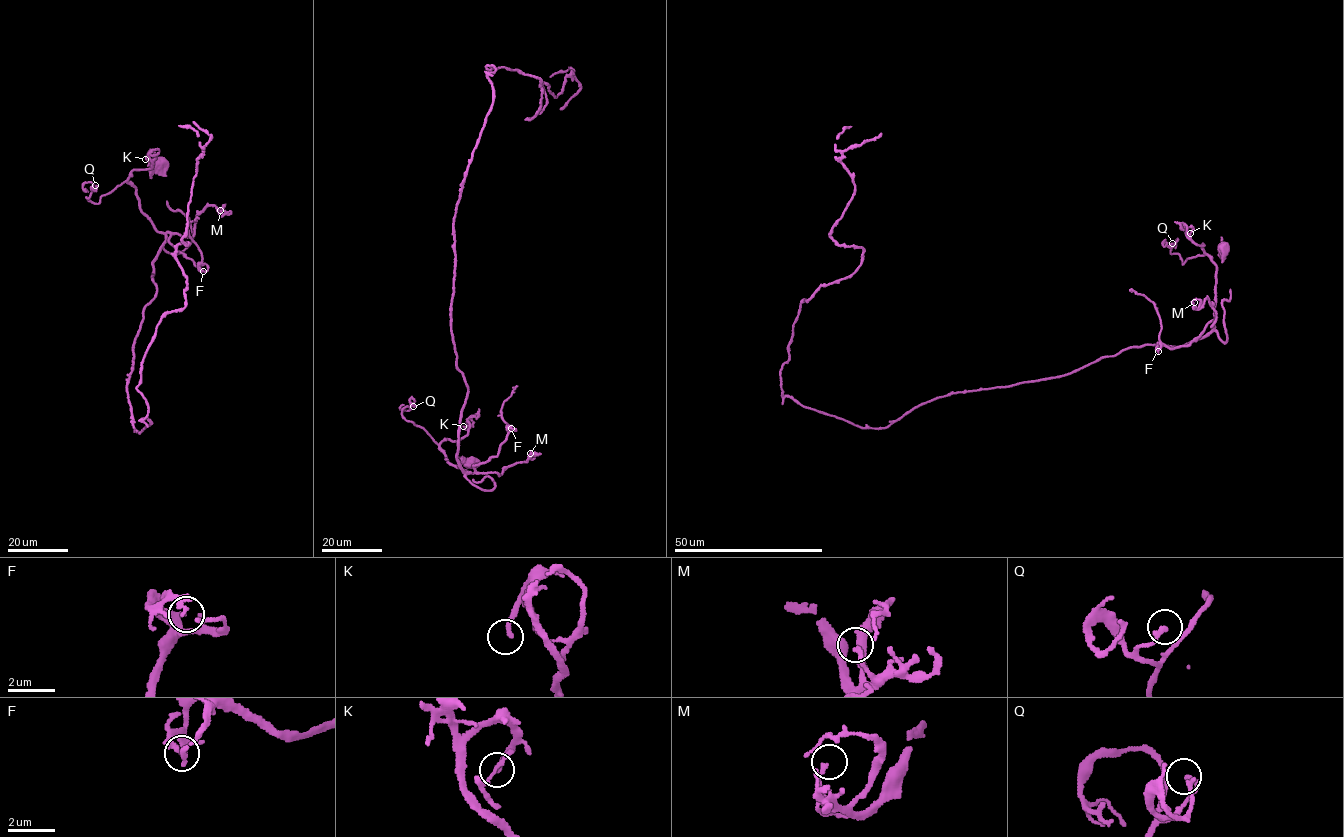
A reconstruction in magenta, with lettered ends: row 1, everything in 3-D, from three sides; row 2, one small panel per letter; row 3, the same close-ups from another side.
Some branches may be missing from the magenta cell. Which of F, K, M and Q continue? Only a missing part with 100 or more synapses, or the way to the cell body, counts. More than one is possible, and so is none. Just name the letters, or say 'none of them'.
none of them

